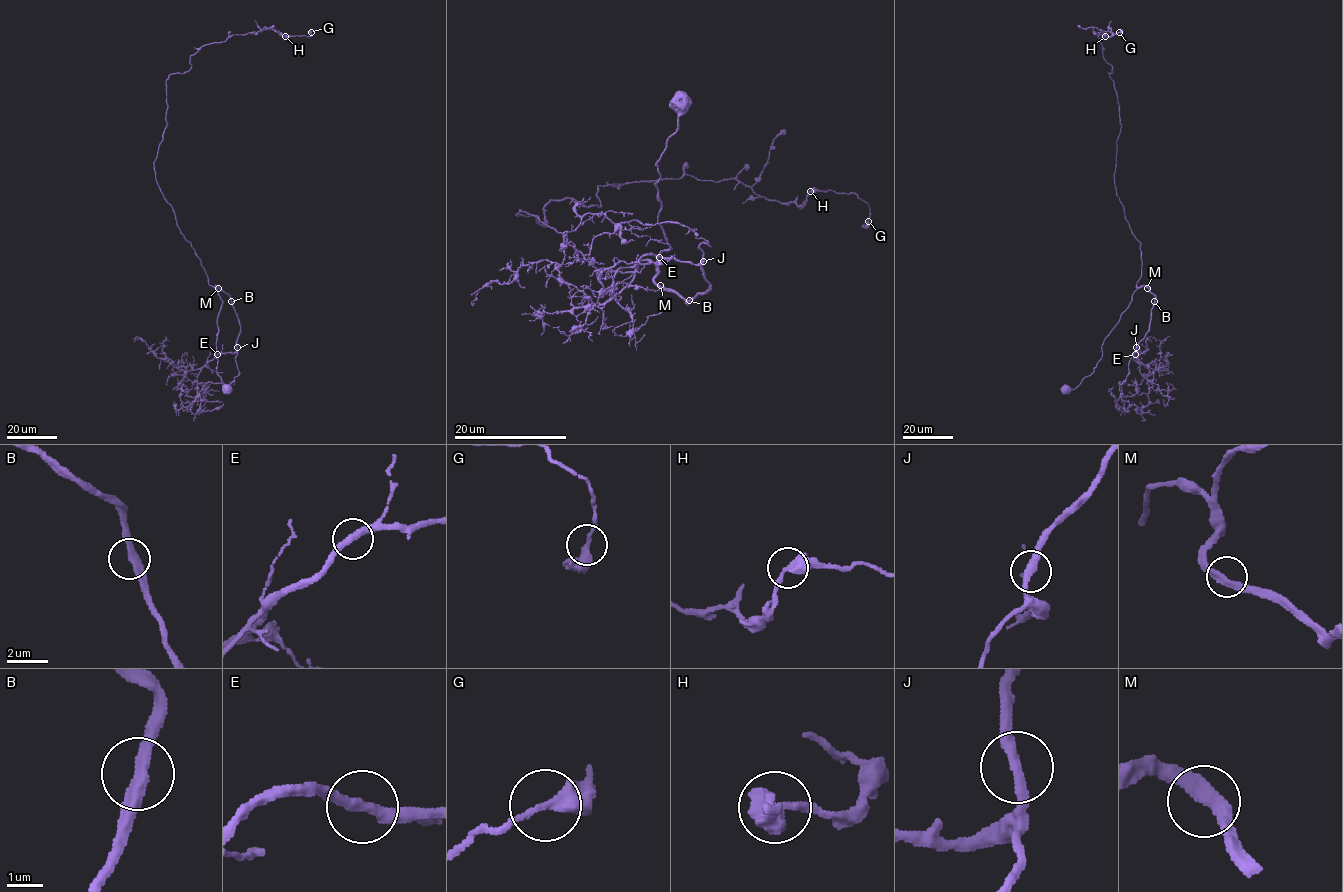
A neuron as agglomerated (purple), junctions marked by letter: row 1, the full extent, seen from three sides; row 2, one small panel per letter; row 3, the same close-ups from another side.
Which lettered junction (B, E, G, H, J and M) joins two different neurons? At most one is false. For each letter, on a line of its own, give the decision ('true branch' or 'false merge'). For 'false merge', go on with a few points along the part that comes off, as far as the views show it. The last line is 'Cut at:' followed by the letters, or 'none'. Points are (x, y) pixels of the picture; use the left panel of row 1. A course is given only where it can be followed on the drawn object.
B: true branch
E: true branch
G: true branch
H: true branch
J: true branch
M: true branch
Cut at: none

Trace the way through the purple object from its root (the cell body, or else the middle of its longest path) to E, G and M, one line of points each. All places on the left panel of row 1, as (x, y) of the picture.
E: (174, 212), (177, 226), (200, 260), (208, 284), (230, 296), (239, 321), (237, 350), (217, 354)
G: (174, 212), (154, 168), (167, 124), (169, 76), (188, 71), (202, 47), (234, 35), (311, 32)
M: (174, 212), (177, 226), (200, 260), (208, 284), (218, 288)

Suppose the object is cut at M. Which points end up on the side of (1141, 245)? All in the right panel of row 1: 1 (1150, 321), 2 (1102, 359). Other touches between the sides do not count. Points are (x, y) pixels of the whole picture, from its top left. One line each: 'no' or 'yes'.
1: yes
2: no

